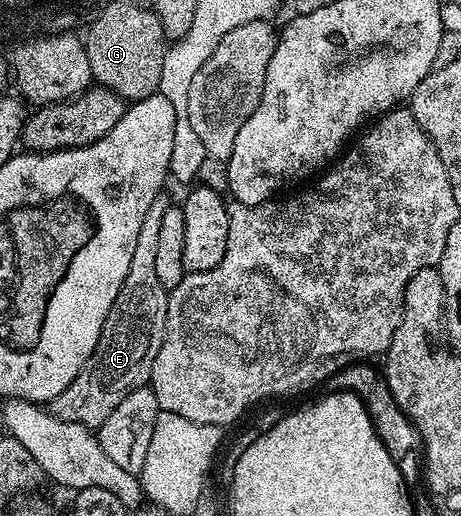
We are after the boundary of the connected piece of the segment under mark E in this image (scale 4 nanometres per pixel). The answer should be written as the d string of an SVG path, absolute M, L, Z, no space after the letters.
M166 193L157 195L153 204L149 204L149 212L145 212L141 233L137 235L137 248L133 248L129 276L125 276L125 284L121 284L121 292L117 292L117 300L113 300L113 308L109 308L109 316L105 316L103 331L91 359L83 365L82 372L75 377L73 384L69 384L61 396L49 403L51 413L62 422L76 422L98 431L99 426L109 420L109 412L113 412L113 408L117 408L117 404L121 404L129 392L151 381L153 360L157 360L167 327L169 292L157 277L156 267L157 239L161 233L161 220L169 205L167 197Z

